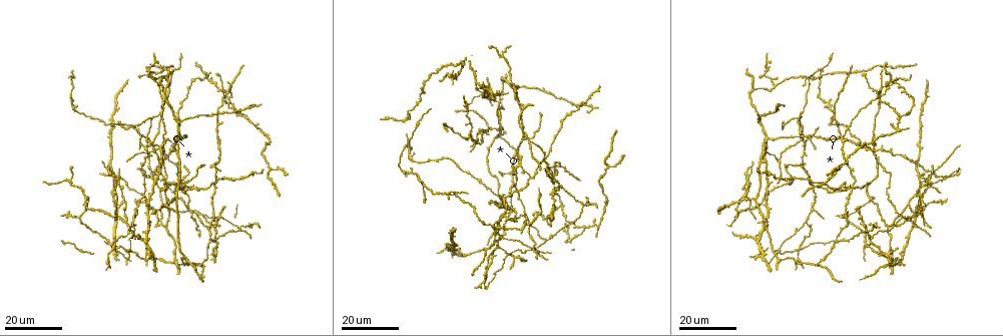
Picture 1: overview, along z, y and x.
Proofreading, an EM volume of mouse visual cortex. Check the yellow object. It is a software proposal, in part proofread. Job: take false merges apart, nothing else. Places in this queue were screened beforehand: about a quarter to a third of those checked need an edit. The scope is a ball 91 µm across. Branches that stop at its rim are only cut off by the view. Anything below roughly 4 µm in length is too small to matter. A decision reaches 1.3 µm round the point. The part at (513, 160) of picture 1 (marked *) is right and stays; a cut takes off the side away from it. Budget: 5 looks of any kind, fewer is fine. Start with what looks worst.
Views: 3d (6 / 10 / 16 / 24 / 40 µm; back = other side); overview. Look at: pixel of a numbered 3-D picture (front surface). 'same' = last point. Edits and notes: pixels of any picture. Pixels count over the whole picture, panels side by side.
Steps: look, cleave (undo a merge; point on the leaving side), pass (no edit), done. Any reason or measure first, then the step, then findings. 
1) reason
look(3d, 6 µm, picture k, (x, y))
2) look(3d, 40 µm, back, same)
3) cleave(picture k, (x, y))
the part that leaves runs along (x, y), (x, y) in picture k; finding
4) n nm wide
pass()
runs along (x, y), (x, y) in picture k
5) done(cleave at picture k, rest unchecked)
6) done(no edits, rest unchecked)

small branch off a trunk
look(3d, 16 µm, picture 1, (197, 214))

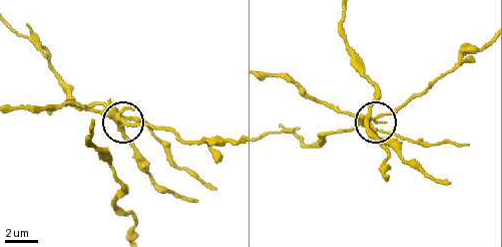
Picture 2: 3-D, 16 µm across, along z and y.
look(3d, 10 µm, picture 2, (370, 121))

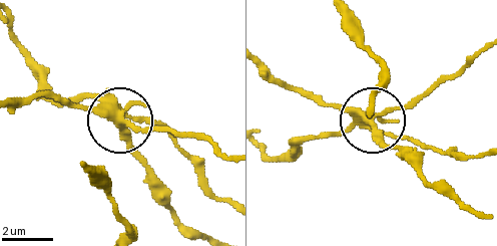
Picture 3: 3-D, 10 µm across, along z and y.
300 nm wide
cleave(picture 3, (334, 134))
the part that leaves runs along (363, 118), (307, 138), (281, 155), (264, 151) in picture 3; a second neuron is stuck on

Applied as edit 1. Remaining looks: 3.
arms part here
look(3d, 24 µm, picture 1, (750, 182))

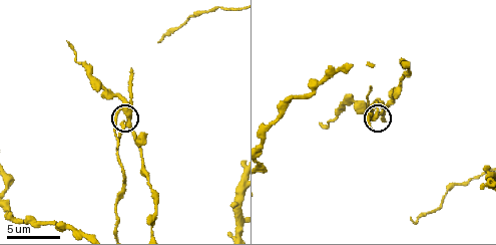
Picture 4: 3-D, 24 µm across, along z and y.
look(3d, 10 µm, picture 4, (380, 110))

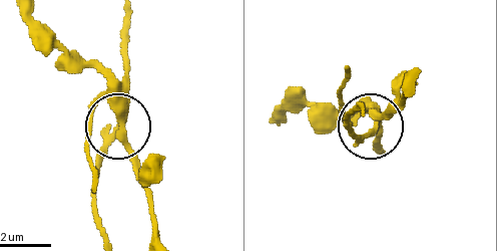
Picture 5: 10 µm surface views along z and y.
250 nm wide
pass()
all the same neuron

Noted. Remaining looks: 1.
done(cleave at picture 3, rest unchecked)

